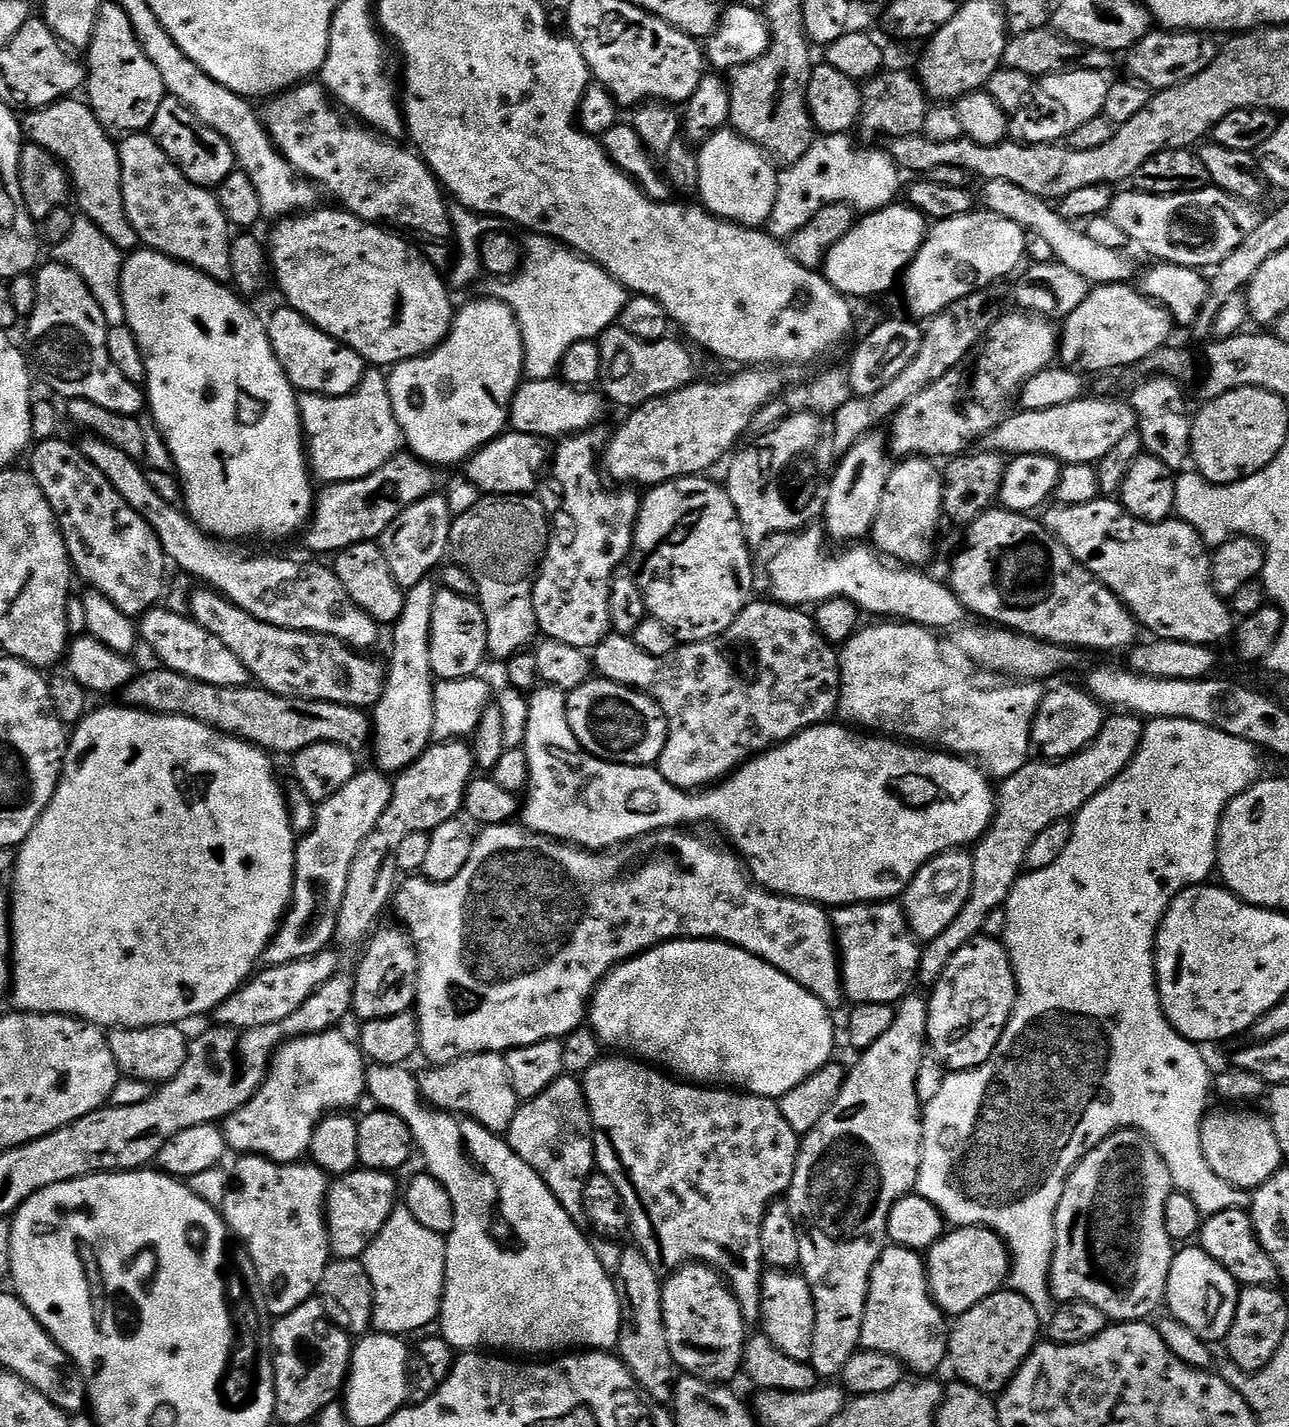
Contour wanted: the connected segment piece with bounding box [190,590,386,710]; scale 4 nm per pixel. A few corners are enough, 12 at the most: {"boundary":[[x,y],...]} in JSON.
{"boundary":[[219,592],[191,619],[279,696],[375,709],[386,672],[327,636],[258,622]]}

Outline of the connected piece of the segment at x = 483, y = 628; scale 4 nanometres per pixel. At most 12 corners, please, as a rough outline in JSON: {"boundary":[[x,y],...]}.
{"boundary":[[437,591],[430,664],[439,681],[473,677],[488,651],[471,597]]}

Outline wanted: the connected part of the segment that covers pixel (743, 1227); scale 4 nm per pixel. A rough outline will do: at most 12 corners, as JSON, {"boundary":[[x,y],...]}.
{"boundary":[[613,1055],[596,1168],[661,1274],[759,1321],[801,1137],[771,1096]]}

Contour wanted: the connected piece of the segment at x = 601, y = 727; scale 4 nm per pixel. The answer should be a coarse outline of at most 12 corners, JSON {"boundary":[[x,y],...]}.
{"boundary":[[585,679],[568,721],[594,758],[655,765],[668,719],[651,695]]}

